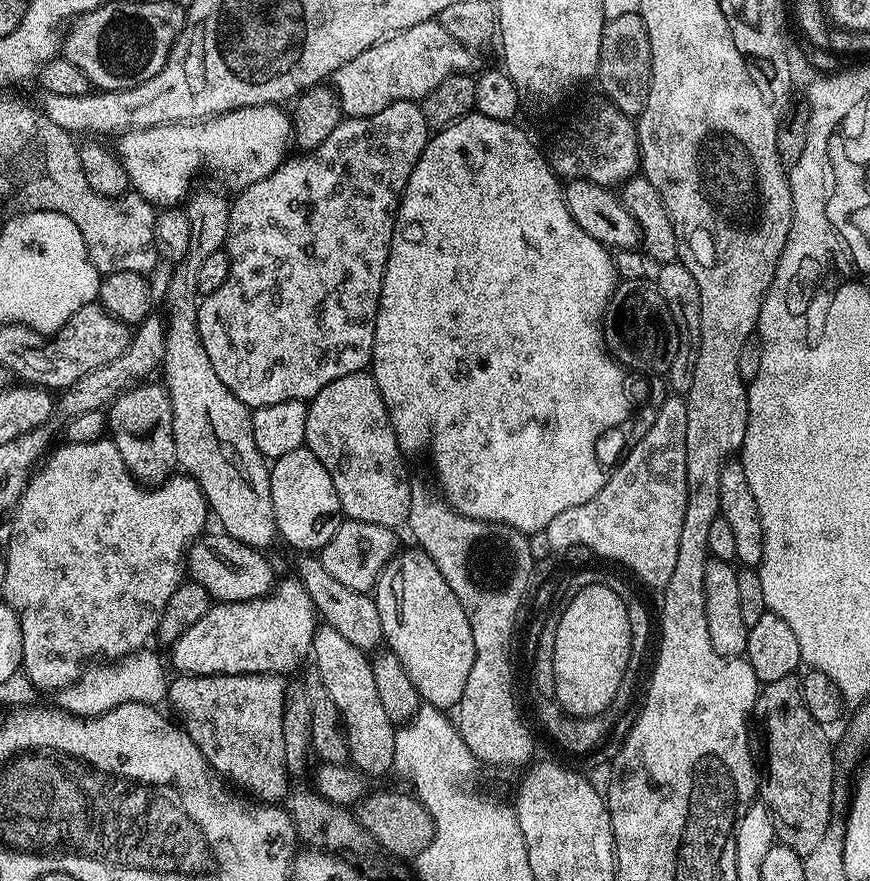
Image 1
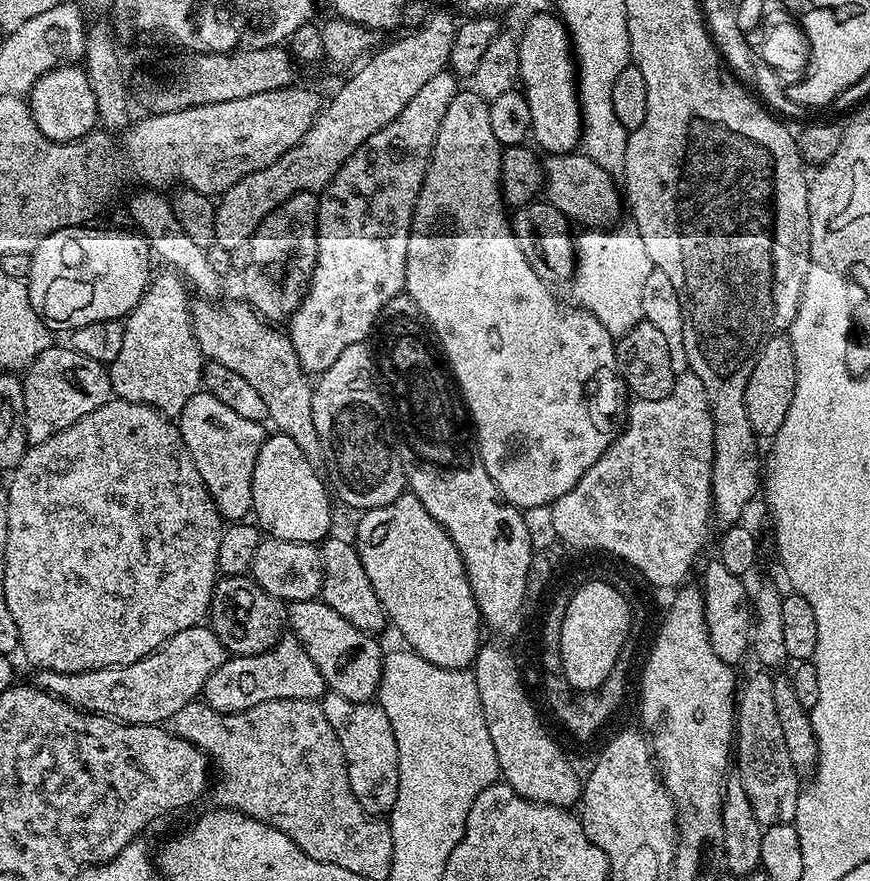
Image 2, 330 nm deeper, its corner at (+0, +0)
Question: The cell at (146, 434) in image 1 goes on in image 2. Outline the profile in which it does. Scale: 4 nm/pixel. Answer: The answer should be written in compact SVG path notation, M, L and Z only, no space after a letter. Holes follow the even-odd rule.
M175 271L151 277L148 290L138 306L124 317L124 333L122 334L122 350L118 350L118 358L107 365L108 377L112 383L113 397L126 402L138 402L151 408L157 408L162 415L169 418L179 417L182 406L190 402L190 398L201 391L204 378L206 357L200 353L198 342L192 329L192 304L188 300L190 288Z

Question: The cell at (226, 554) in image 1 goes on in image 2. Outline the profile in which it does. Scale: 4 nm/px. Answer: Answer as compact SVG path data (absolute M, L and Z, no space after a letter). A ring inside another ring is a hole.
M323 599L293 600L286 608L286 624L291 635L298 637L300 644L310 654L318 674L331 691L350 698L350 702L369 703L380 691L384 652L375 635L350 626L338 610L325 604Z

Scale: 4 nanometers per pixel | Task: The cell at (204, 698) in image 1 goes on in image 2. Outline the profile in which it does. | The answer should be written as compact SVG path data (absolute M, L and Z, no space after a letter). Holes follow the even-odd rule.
M284 634L268 652L257 656L233 655L225 659L224 664L218 666L218 670L214 670L210 678L206 678L202 700L203 703L209 704L211 708L219 712L241 712L250 706L258 706L258 702L271 700L320 700L325 691L326 685L322 674L318 674L318 666L314 666L314 661L310 658L310 654L306 654L298 637Z

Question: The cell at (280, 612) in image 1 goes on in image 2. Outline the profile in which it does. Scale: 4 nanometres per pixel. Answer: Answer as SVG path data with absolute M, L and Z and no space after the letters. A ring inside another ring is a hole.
M197 626L174 634L163 648L133 664L78 674L40 670L35 673L34 684L57 700L65 700L97 716L110 716L121 724L163 725L171 721L182 706L193 703L203 693L206 678L210 678L225 659L226 649L211 627Z

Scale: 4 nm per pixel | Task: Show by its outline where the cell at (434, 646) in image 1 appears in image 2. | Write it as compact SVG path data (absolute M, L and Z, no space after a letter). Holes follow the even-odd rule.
M411 494L400 496L381 508L367 509L361 516L364 517L357 522L354 535L356 553L362 558L366 578L370 578L370 586L374 586L374 594L378 594L378 602L382 602L391 627L393 624L408 643L405 645L426 658L426 662L434 662L434 666L443 668L468 668L480 650L482 621L458 546L454 546L450 534L430 518L426 506Z

